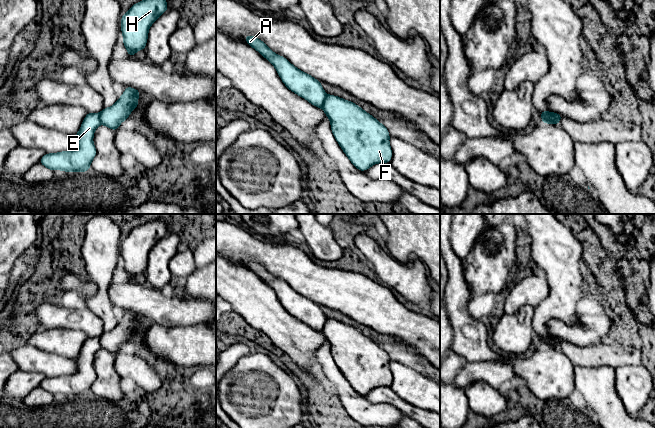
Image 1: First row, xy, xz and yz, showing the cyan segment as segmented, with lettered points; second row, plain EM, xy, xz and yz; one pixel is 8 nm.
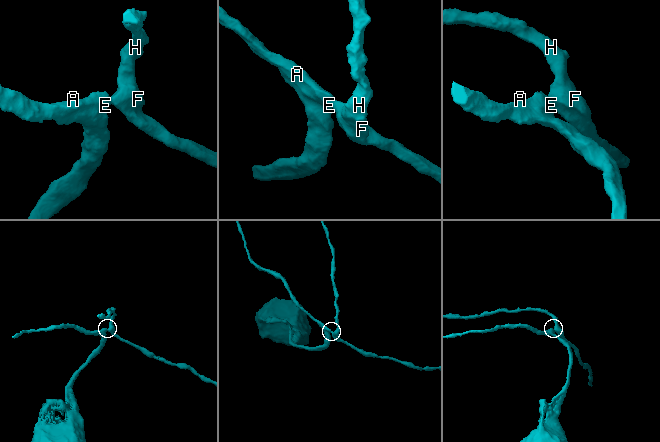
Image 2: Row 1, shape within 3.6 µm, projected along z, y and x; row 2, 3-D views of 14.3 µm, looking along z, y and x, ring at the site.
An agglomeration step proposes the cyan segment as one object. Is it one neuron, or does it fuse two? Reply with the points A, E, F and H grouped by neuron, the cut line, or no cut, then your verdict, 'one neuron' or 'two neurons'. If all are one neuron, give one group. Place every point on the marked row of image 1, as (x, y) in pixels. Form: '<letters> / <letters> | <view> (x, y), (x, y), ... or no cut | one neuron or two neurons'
A E / F H | xz (327, 95), (321, 107) | two neurons

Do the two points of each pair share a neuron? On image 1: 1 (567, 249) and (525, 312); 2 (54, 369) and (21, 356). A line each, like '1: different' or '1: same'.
1: different
2: same

